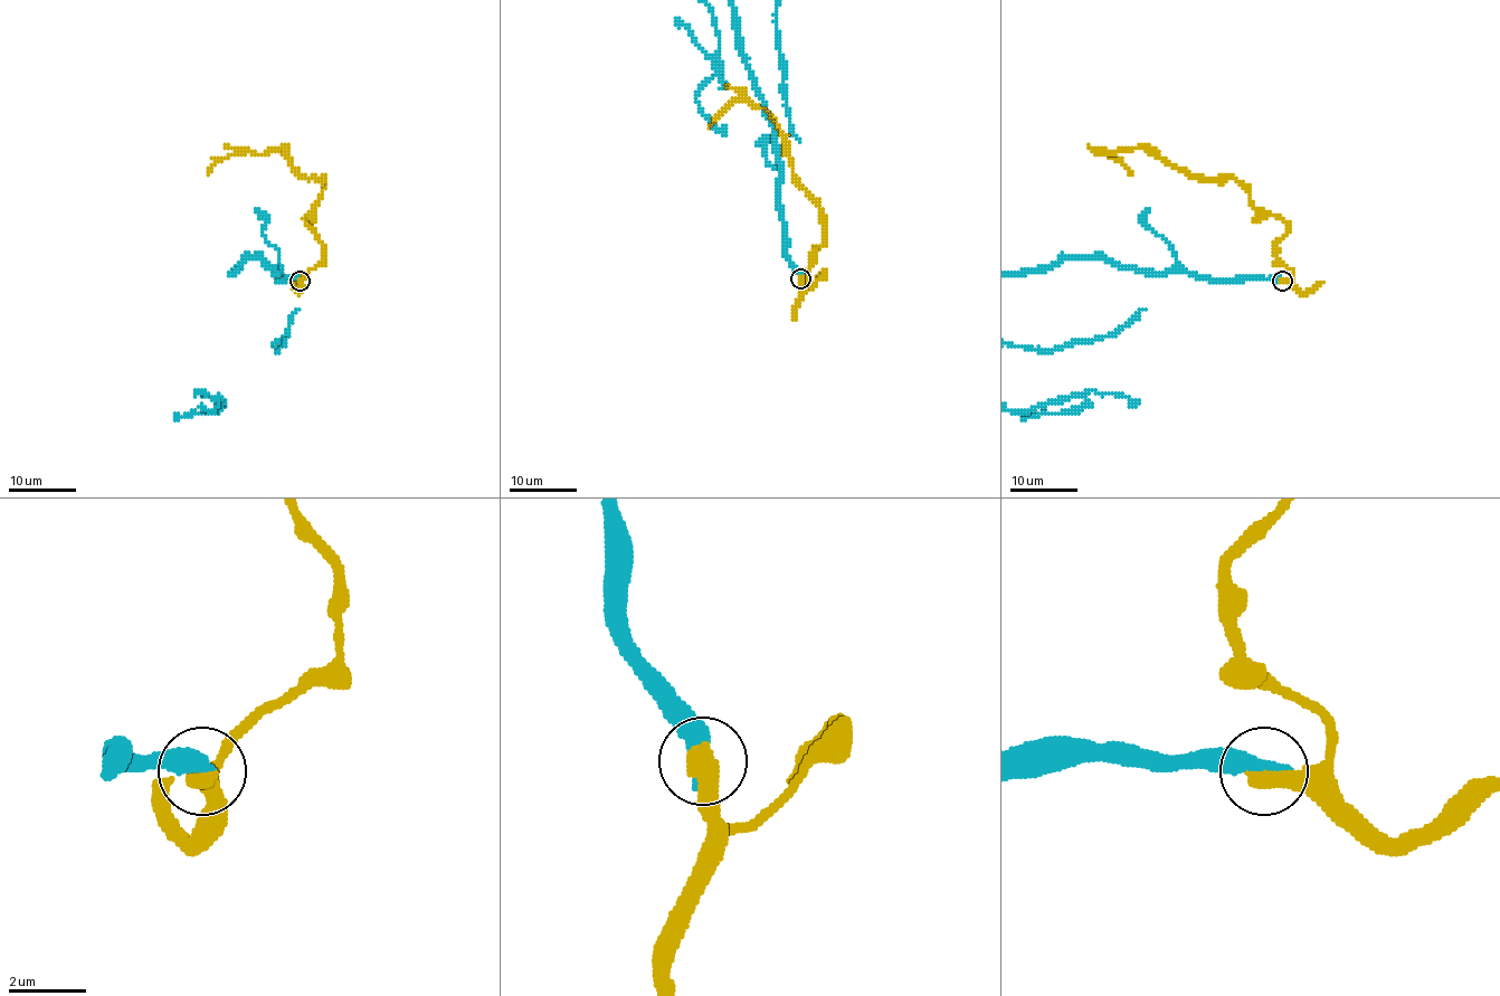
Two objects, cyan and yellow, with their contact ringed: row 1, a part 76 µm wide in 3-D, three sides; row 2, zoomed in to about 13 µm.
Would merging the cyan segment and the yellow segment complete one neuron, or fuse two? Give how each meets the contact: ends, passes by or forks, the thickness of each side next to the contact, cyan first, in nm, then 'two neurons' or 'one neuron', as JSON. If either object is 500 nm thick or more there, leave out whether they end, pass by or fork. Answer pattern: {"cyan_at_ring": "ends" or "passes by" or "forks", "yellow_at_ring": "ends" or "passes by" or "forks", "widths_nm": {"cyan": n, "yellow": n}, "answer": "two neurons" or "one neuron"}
{"widths_nm": {"cyan": 550, "yellow": 550}, "answer": "one neuron"}

